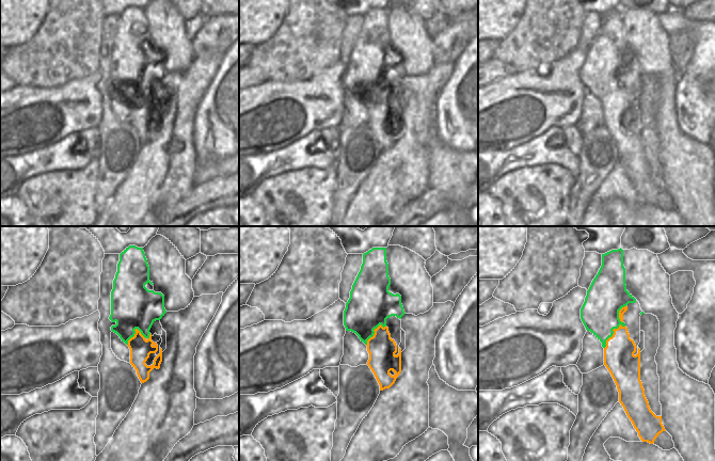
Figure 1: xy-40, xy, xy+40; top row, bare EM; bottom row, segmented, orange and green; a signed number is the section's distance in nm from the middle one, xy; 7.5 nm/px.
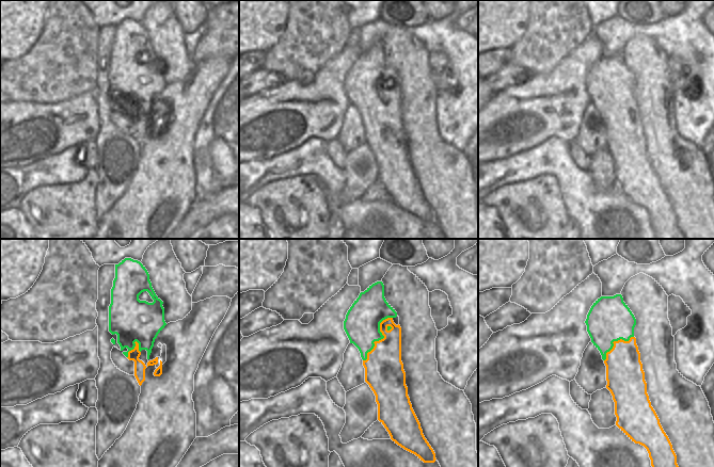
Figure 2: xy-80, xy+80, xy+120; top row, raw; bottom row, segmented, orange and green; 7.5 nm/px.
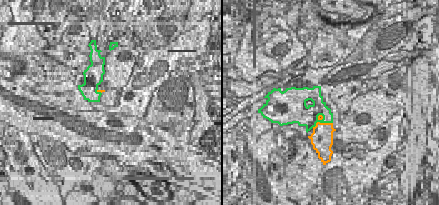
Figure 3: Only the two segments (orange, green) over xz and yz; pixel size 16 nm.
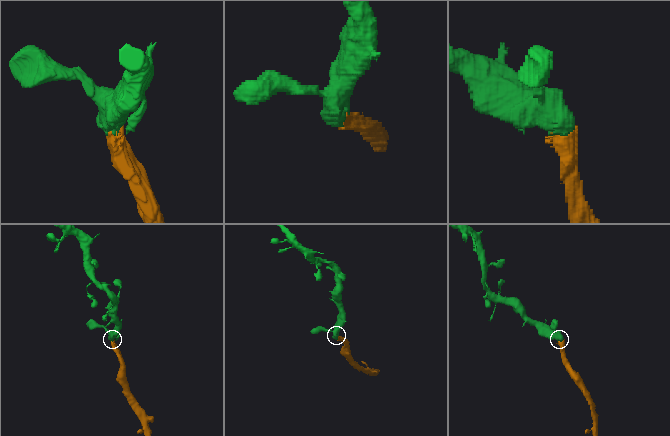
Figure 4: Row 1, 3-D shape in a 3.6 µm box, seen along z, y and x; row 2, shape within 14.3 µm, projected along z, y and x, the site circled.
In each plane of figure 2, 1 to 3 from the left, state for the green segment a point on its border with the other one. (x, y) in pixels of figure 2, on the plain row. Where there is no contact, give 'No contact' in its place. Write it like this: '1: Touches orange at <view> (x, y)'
1: Touches orange at xy-80 (131, 111)
2: Touches orange at xy+80 (381, 100)
3: Touches orange at xy+120 (614, 102).

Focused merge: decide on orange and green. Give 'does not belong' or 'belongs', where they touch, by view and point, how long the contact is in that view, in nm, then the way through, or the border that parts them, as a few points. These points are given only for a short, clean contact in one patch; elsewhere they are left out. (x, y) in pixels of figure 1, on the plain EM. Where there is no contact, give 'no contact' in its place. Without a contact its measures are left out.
belongs; meets orange in xy+40 at (618, 89); contact 360 nm long

